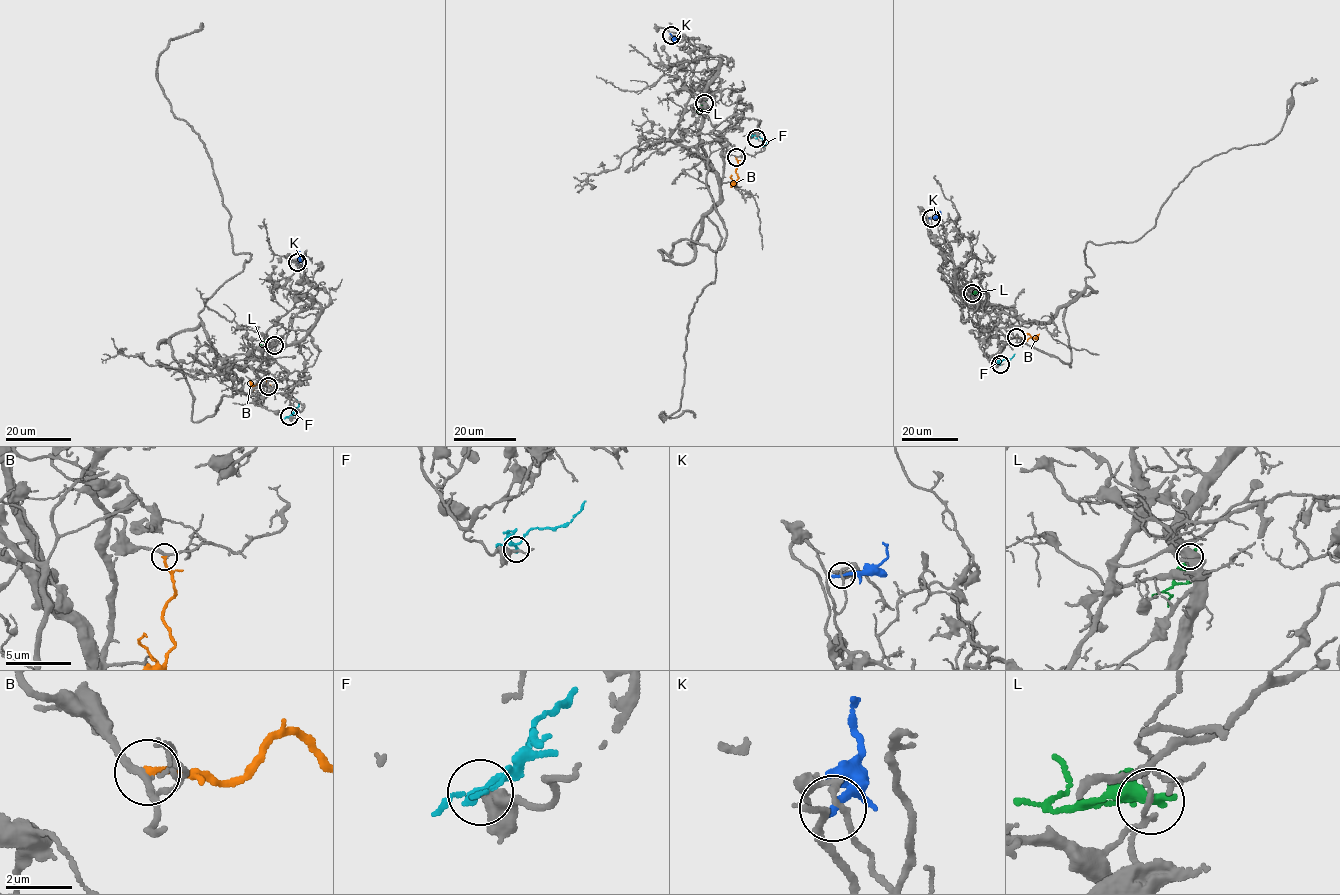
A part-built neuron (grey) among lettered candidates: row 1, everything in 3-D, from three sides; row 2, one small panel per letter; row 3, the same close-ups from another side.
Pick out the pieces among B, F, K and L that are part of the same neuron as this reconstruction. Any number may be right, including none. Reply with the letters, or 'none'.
B

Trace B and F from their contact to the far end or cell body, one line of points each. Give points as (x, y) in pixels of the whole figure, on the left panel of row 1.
B: (268, 386), (263, 380), (253, 386), (253, 391)
F: (289, 416), (299, 403), (296, 399)

